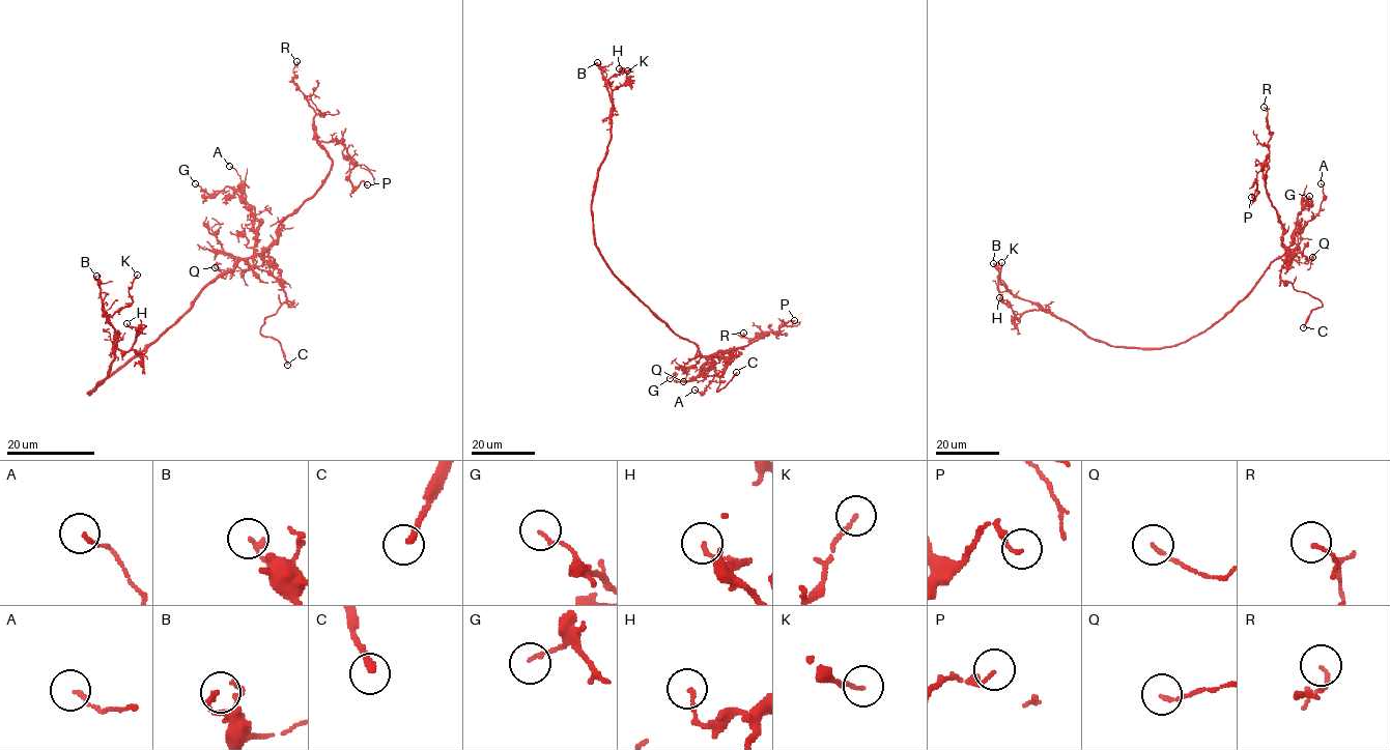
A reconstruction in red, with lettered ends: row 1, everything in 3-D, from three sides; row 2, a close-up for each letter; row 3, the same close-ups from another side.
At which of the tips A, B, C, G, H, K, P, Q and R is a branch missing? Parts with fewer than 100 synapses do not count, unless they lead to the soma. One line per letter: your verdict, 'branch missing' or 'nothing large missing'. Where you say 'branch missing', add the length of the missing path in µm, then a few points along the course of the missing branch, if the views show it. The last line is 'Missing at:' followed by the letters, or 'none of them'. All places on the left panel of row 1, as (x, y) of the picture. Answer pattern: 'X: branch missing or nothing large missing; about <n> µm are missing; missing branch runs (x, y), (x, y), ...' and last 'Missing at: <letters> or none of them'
A: nothing large missing
B: nothing large missing
C: branch missing; about 2 µm are missing
G: nothing large missing
H: nothing large missing
K: nothing large missing
P: nothing large missing
Q: nothing large missing
R: nothing large missing
Missing at: C

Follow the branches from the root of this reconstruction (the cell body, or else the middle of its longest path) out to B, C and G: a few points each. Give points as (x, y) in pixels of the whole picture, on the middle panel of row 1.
B: (635, 295), (613, 271), (595, 241), (592, 195), (611, 138), (612, 106), (597, 62)
C: (635, 295), (702, 355), (735, 349), (716, 391), (736, 372)
G: (635, 295), (678, 336), (712, 357), (709, 370), (688, 380), (670, 378)

